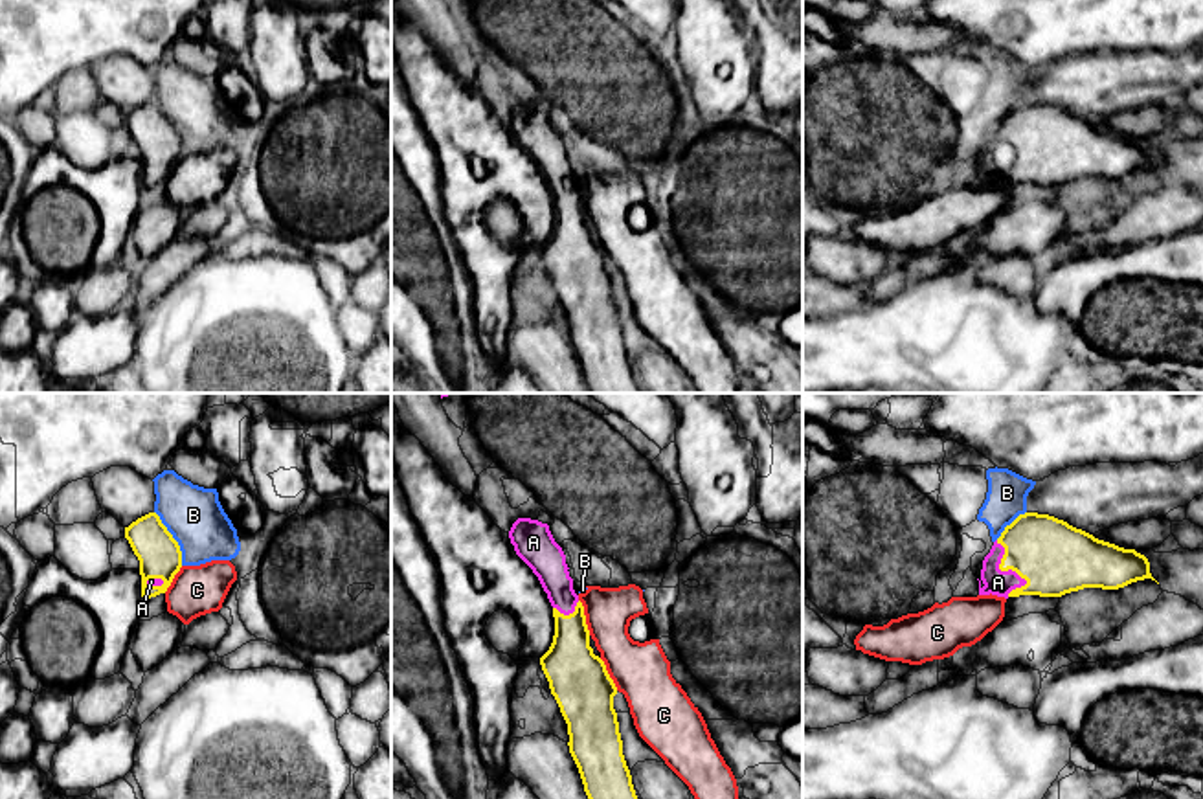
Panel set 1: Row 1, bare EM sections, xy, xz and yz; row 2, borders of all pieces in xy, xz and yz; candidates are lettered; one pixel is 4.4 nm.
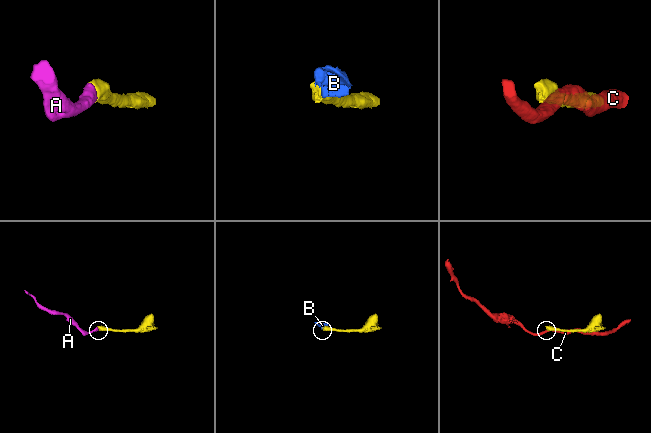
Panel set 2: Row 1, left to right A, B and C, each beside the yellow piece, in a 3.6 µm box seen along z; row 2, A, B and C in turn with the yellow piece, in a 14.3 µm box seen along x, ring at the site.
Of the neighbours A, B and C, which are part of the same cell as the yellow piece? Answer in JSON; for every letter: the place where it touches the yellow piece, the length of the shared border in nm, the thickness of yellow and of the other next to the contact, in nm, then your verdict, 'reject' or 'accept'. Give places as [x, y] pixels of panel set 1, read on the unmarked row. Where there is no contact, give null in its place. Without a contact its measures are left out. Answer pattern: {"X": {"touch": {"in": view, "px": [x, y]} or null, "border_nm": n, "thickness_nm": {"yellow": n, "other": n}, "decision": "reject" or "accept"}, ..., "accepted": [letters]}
{"A": {"touch": {"in": "yz", "px": [1009, 157]}, "border_nm": 260, "thickness_nm": {"yellow": 320, "other": 110}, "decision": "accept"}, "B": {"touch": {"in": "xy", "px": [173, 127]}, "border_nm": 260, "thickness_nm": {"yellow": 190, "other": 260}, "decision": "reject"}, "C": {"touch": {"in": "xz", "px": [584, 206]}, "border_nm": 170, "thickness_nm": {"yellow": 240, "other": 200}, "decision": "reject"}, "accepted": ["A"]}

